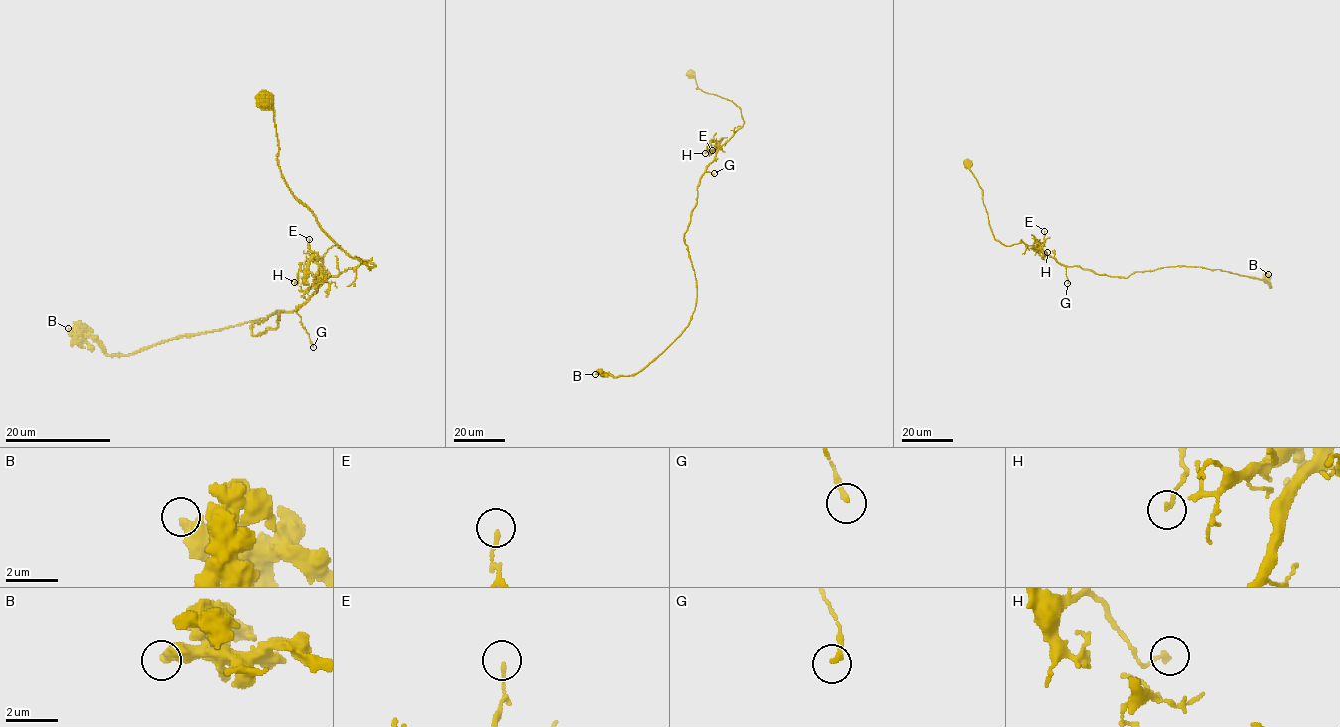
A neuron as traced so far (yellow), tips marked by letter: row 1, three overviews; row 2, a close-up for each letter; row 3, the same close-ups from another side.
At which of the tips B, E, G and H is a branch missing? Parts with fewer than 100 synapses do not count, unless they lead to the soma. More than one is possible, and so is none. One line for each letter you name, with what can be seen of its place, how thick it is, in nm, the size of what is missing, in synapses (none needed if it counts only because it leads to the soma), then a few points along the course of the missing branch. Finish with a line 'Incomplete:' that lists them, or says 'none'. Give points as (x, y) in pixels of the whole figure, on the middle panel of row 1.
Incomplete: none

